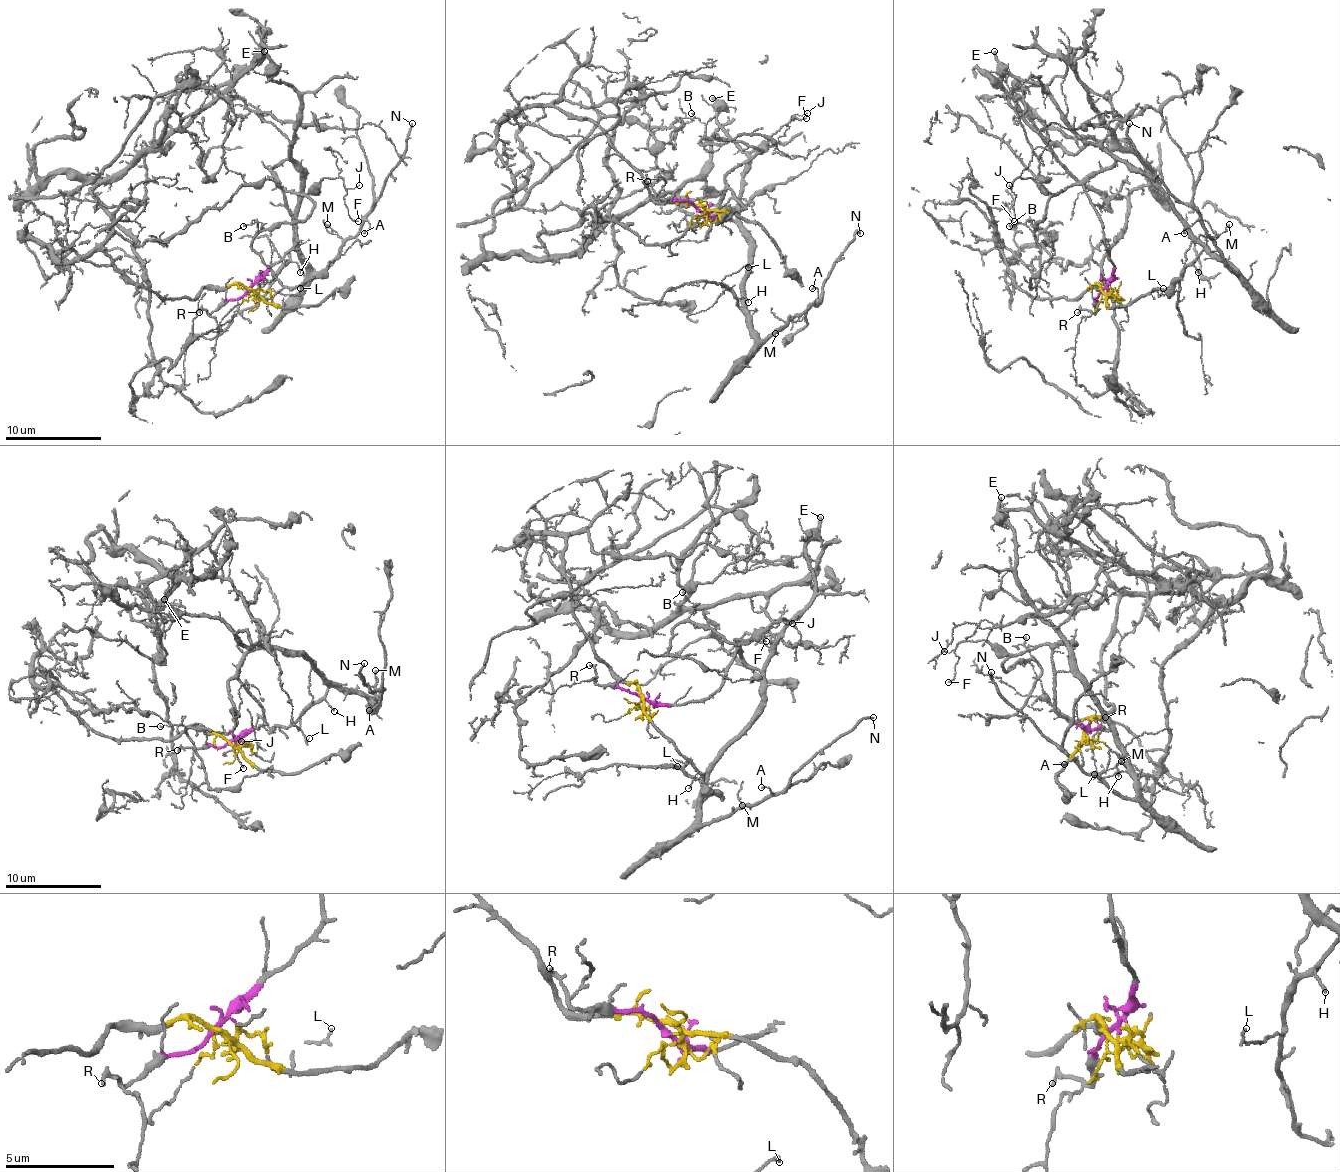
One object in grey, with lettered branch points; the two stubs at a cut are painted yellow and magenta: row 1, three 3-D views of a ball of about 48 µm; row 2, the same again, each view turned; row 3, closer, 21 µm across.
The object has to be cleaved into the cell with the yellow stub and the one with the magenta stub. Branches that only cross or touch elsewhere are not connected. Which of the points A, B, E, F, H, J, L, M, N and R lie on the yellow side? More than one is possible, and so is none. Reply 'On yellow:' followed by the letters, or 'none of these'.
On yellow: none of these

